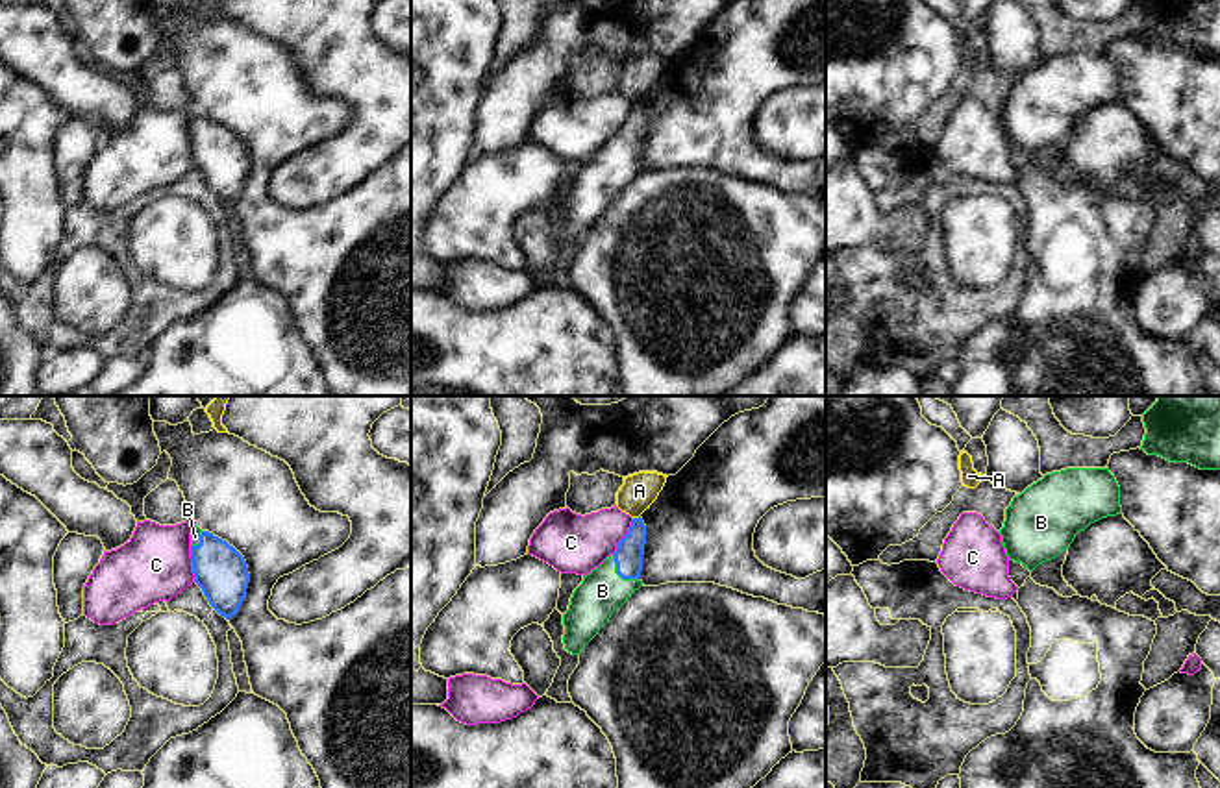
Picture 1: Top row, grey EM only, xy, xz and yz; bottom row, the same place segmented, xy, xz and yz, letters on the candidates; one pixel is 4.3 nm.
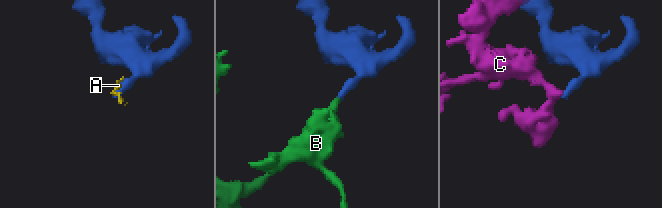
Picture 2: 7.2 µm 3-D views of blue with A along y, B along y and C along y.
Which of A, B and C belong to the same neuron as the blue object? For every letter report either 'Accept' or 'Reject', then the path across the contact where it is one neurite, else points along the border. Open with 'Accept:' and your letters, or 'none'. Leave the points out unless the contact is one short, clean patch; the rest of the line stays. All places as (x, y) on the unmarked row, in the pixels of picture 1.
Accept: B
A: Reject
B: Accept. Path across: xz (630, 135), (619, 160), (602, 176)
C: Reject. Boundary: xy (189, 132), (195, 167)

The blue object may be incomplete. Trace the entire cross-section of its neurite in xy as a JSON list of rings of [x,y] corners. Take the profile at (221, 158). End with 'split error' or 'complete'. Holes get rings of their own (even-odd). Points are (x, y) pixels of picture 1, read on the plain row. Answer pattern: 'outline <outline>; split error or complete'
outline [[[196,111],[191,118],[191,144],[194,168],[209,191],[226,205],[235,202],[250,168],[244,142],[226,126]]]; split error

